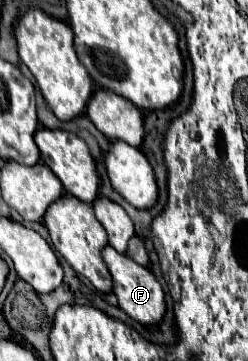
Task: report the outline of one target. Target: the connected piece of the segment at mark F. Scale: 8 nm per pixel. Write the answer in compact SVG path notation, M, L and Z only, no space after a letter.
M111 246L103 248L103 260L113 276L113 294L119 298L119 306L139 324L155 326L165 316L165 292L159 280L153 276L153 272L145 266L139 266L133 258L119 254Z

